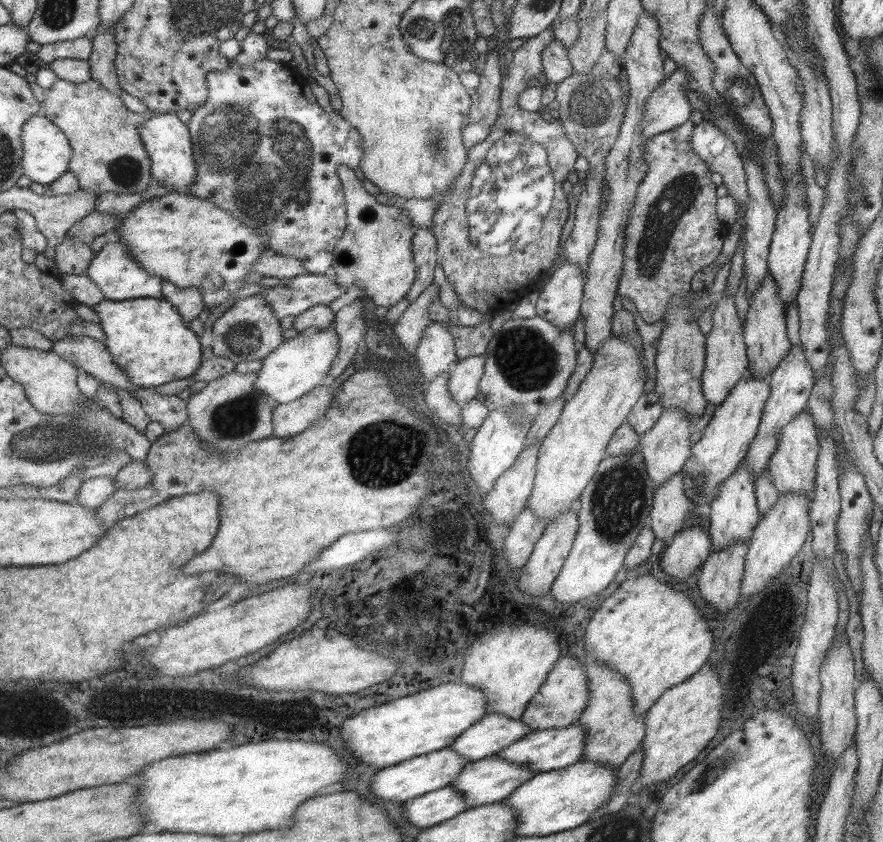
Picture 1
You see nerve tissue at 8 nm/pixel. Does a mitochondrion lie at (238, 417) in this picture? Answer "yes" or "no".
yes

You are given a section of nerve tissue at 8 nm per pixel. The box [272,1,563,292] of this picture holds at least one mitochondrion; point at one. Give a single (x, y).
(445, 32)

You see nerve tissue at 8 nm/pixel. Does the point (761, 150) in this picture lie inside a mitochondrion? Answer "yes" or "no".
yes

